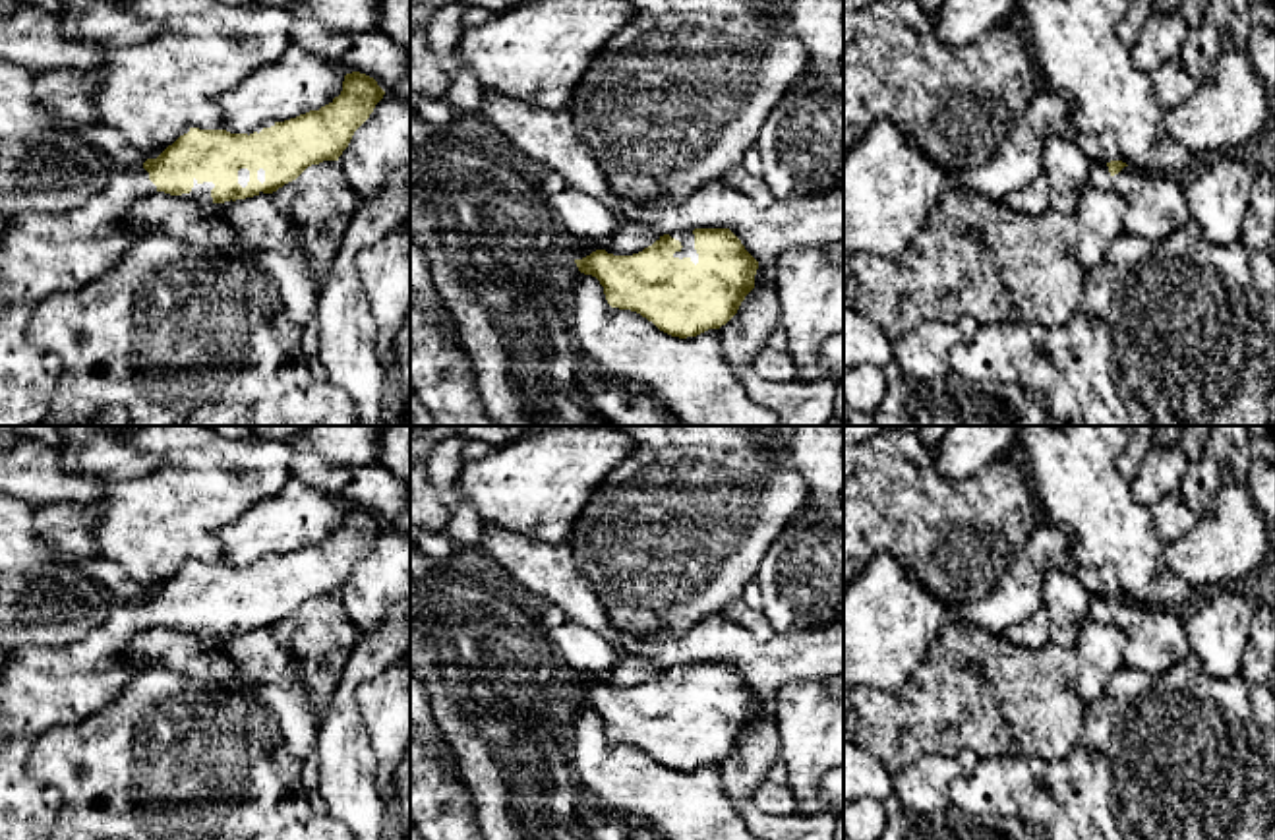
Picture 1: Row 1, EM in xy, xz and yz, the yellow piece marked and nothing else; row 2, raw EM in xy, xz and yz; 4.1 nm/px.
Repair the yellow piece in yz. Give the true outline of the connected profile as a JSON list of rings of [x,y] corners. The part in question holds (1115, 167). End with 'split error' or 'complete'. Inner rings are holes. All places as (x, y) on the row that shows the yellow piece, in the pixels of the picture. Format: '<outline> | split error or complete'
[[[1122,161],[1107,163],[1112,190],[1126,199],[1124,232],[1145,242],[1163,242],[1190,225],[1184,180],[1132,168]]] | split error

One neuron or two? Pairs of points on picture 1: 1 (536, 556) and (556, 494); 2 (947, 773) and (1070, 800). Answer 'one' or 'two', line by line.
1: two
2: two

